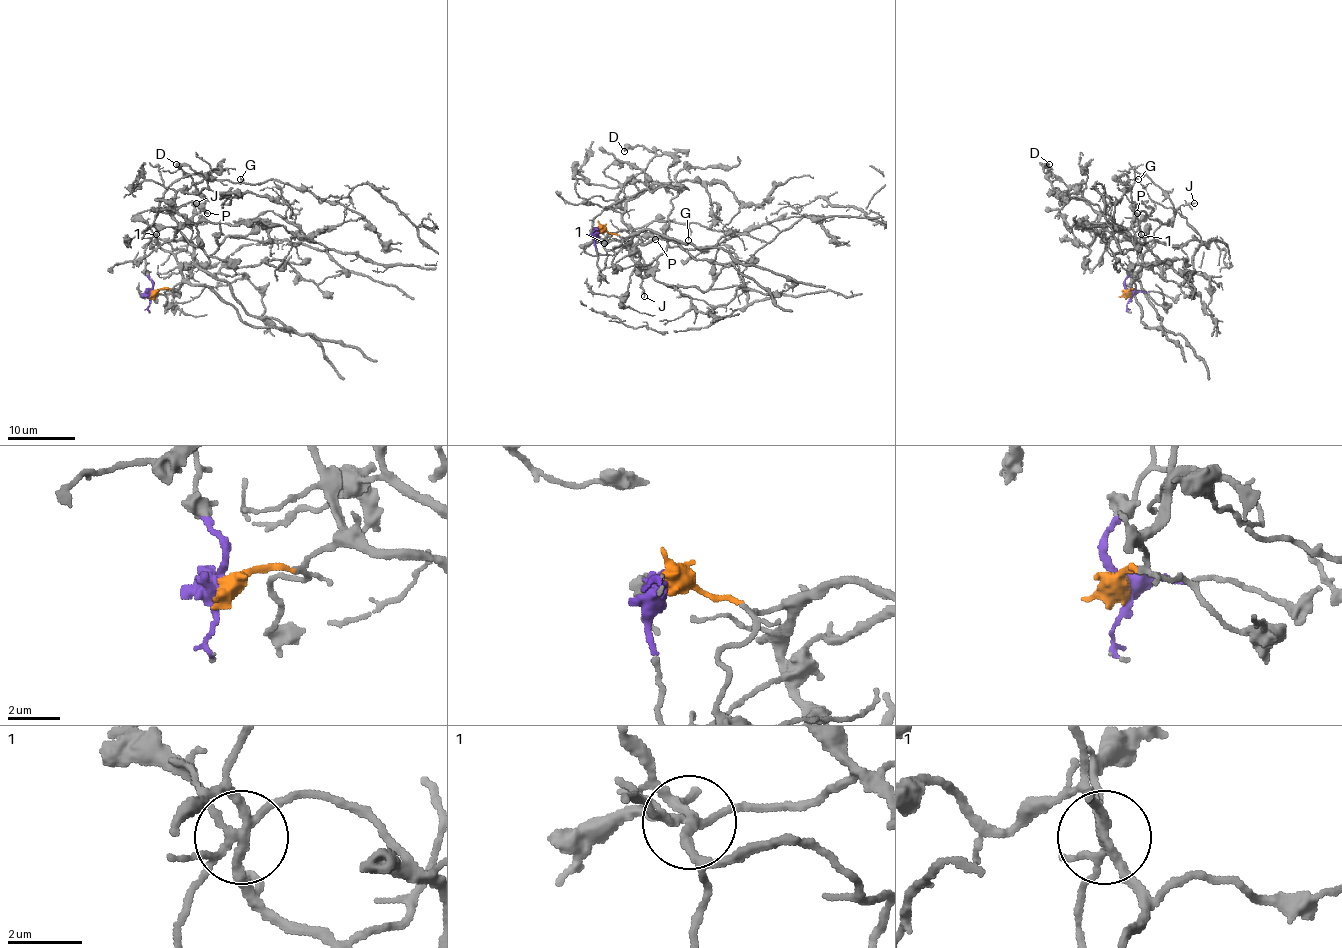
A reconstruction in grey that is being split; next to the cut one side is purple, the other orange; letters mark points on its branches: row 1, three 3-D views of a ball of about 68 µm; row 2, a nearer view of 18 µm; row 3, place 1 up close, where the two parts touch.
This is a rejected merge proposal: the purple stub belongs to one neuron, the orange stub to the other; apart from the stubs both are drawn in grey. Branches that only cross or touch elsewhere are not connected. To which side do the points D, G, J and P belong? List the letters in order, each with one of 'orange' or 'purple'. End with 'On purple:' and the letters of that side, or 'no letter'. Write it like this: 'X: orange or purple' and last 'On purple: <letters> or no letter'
D: purple
G: orange
J: orange
P: purple
On purple: D, P

